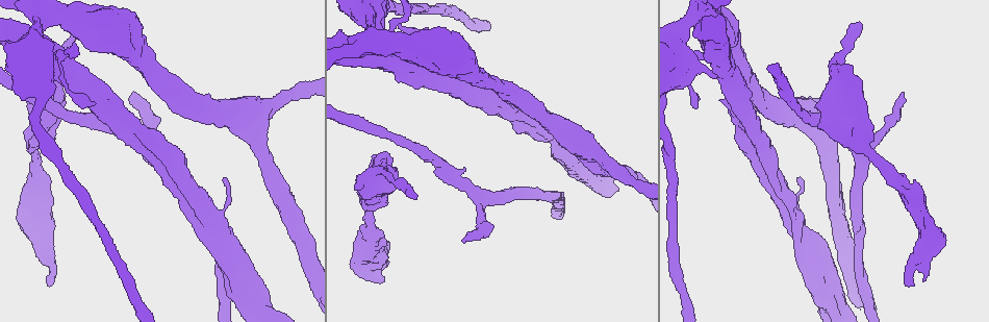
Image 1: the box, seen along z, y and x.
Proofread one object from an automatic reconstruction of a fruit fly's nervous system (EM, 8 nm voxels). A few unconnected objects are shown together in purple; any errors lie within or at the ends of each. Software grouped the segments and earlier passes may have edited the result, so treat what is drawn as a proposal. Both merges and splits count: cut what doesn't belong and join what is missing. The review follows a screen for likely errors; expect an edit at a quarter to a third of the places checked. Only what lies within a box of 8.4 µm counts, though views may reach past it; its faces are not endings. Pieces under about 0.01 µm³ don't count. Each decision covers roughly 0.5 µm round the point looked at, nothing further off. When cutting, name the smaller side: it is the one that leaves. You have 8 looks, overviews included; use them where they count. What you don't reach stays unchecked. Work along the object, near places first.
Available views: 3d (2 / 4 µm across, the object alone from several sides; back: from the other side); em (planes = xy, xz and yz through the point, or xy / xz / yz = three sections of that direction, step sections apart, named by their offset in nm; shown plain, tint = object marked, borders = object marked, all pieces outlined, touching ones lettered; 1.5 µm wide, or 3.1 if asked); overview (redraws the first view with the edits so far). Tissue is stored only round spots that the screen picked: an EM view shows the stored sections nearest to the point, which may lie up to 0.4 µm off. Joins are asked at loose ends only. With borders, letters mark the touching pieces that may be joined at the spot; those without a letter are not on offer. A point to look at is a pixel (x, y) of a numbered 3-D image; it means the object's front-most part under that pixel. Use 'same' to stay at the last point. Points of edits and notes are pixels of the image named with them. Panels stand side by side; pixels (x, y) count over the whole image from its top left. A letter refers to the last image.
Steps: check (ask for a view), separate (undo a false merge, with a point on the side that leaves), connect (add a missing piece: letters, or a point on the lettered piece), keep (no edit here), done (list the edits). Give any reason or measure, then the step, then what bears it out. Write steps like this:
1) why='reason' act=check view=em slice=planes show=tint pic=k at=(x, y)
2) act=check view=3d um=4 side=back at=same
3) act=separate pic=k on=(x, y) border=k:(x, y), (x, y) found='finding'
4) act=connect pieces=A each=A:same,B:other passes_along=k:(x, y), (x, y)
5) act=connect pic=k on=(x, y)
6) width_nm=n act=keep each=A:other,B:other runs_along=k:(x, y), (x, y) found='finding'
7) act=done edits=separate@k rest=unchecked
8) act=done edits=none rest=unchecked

why='end of a long branch' act=check view=3d um=4 pic=1 at=(859, 24)

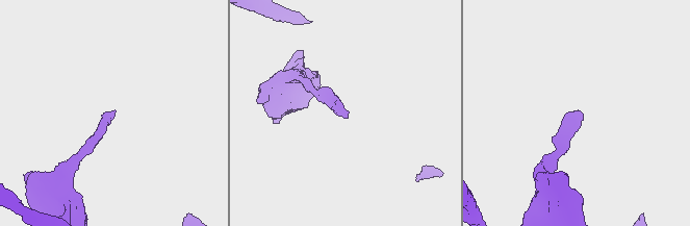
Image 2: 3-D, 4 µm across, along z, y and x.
act=check view=em slice=yz step=8 show=plain pic=2 at=(345, 115)

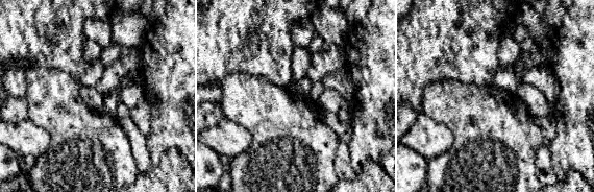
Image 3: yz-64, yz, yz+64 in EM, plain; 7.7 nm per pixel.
why='what lies round it' act=check view=em slice=yz step=8 show=borders at=same

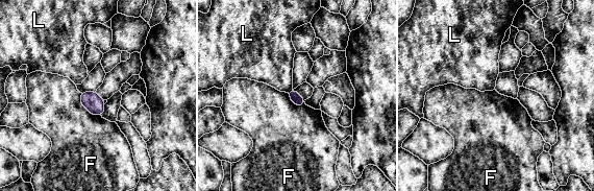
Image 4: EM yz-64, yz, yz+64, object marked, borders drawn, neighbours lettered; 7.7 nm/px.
act=keep each=F:other,L:other border=4:(80, 93), (80, 102), (100, 115) found='none of them fits'

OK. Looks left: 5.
act=check view=3d um=4 pic=1 at=(41, 17)

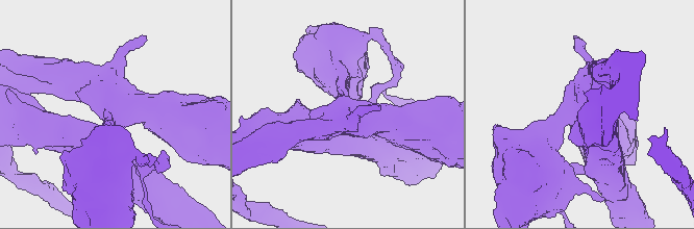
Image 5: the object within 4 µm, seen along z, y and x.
arms=4 act=check view=em slice=yz step=4 show=borders pic=5 at=(348, 103)

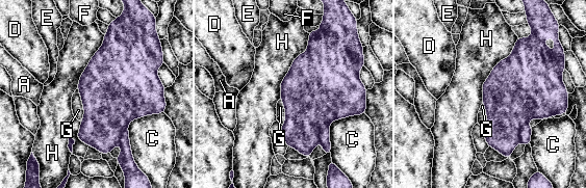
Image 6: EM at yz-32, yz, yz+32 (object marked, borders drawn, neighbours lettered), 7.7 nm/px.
act=separate pic=6 on=(325, 132) each=A:other,C:other,D:other,E:other,F:other,G:other,H:other border=6:(328, 125), (321, 130), (319, 141) found='two cells meet here'

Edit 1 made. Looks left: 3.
why='an open end' act=check view=3d um=4 pic=1 at=(922, 279)

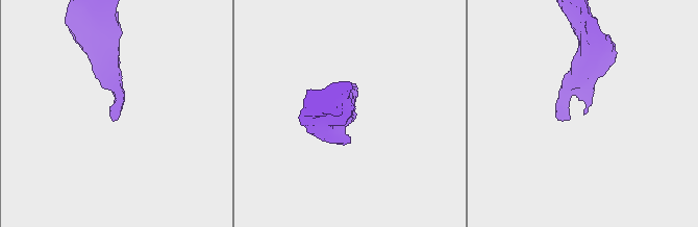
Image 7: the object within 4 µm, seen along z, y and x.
why='shape alone is not enough' act=check view=em slice=planes show=borders pic=7 at=(354, 114)

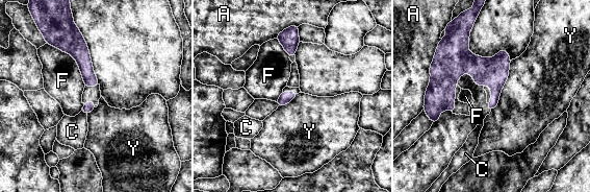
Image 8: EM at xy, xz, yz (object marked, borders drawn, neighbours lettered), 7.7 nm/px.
act=keep each=A:other,C:other,F:other,Y:other runs_along=8:(507, 58), (456, 66), (430, 89) found='no lettered piece goes on from it'

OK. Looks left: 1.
act=done edits=separate@6 rest=unchecked

